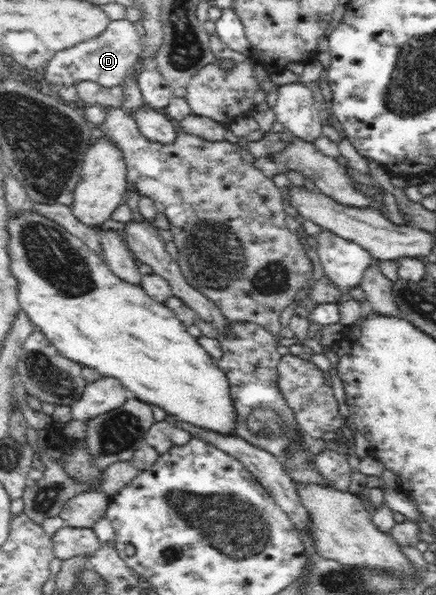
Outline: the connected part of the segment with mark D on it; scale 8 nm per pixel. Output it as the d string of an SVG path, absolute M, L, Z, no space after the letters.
M114 20L102 31L102 34L90 41L80 42L72 49L62 50L46 62L40 80L45 90L56 92L63 86L78 86L82 81L90 81L112 89L120 85L129 69L136 63L143 50L142 32L139 24L130 20Z

